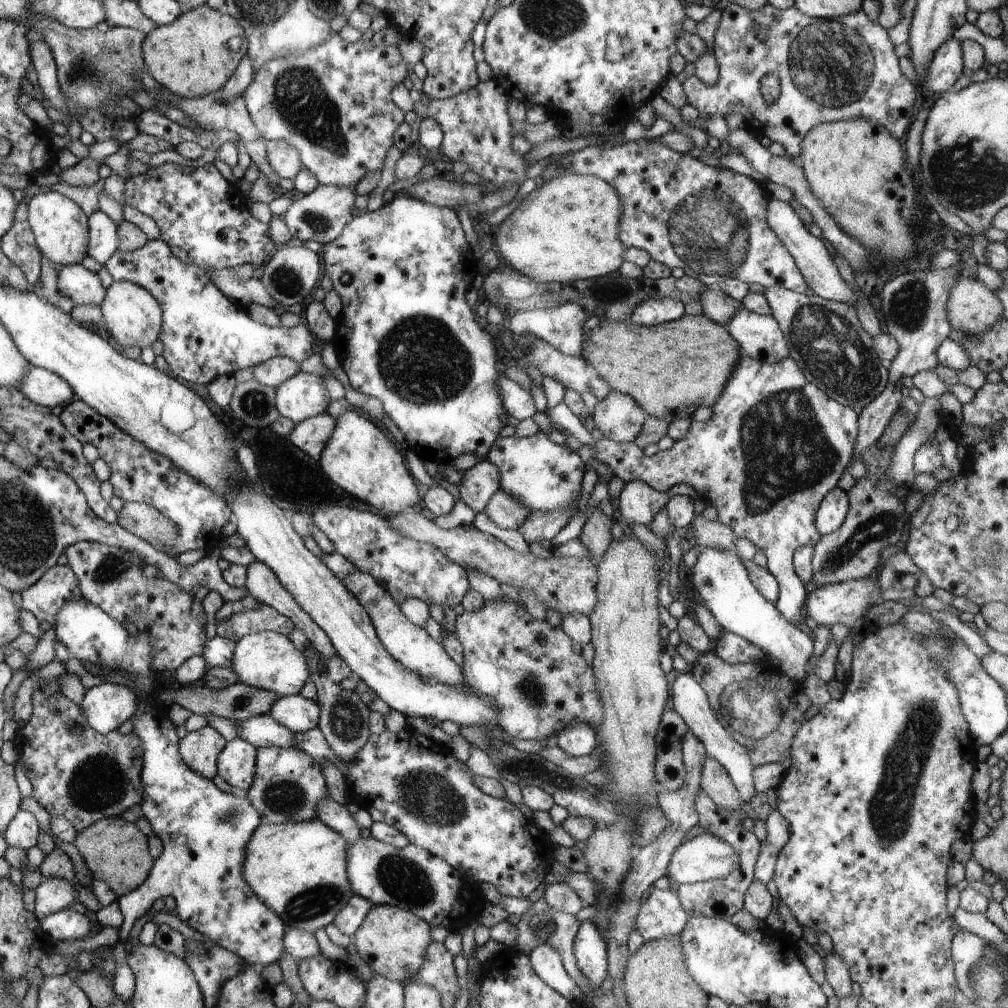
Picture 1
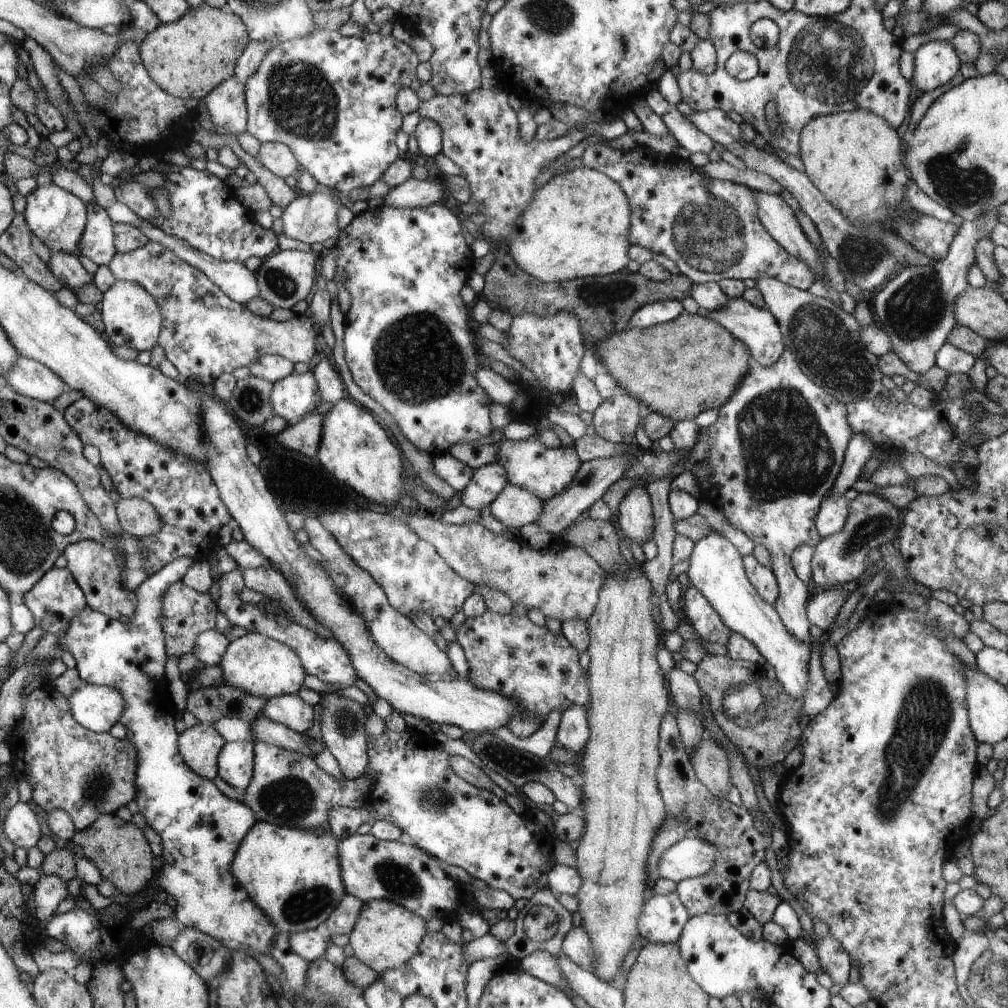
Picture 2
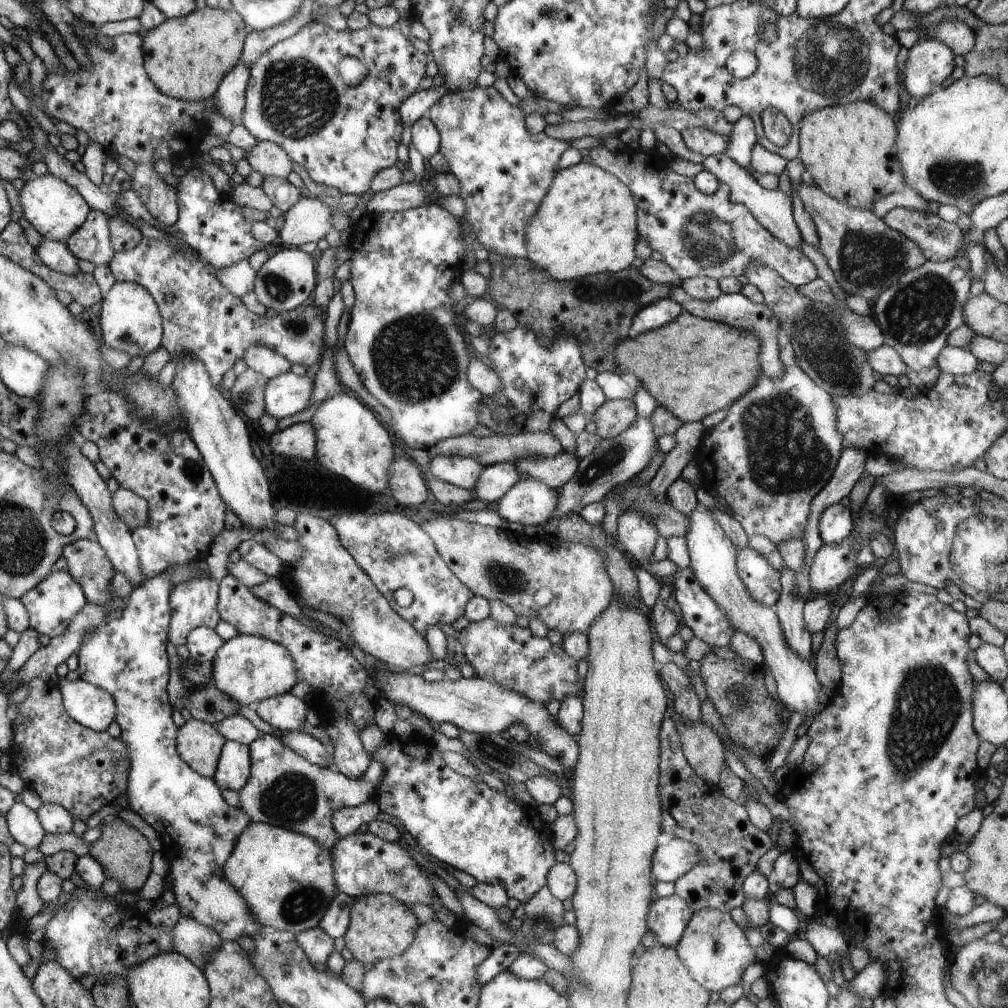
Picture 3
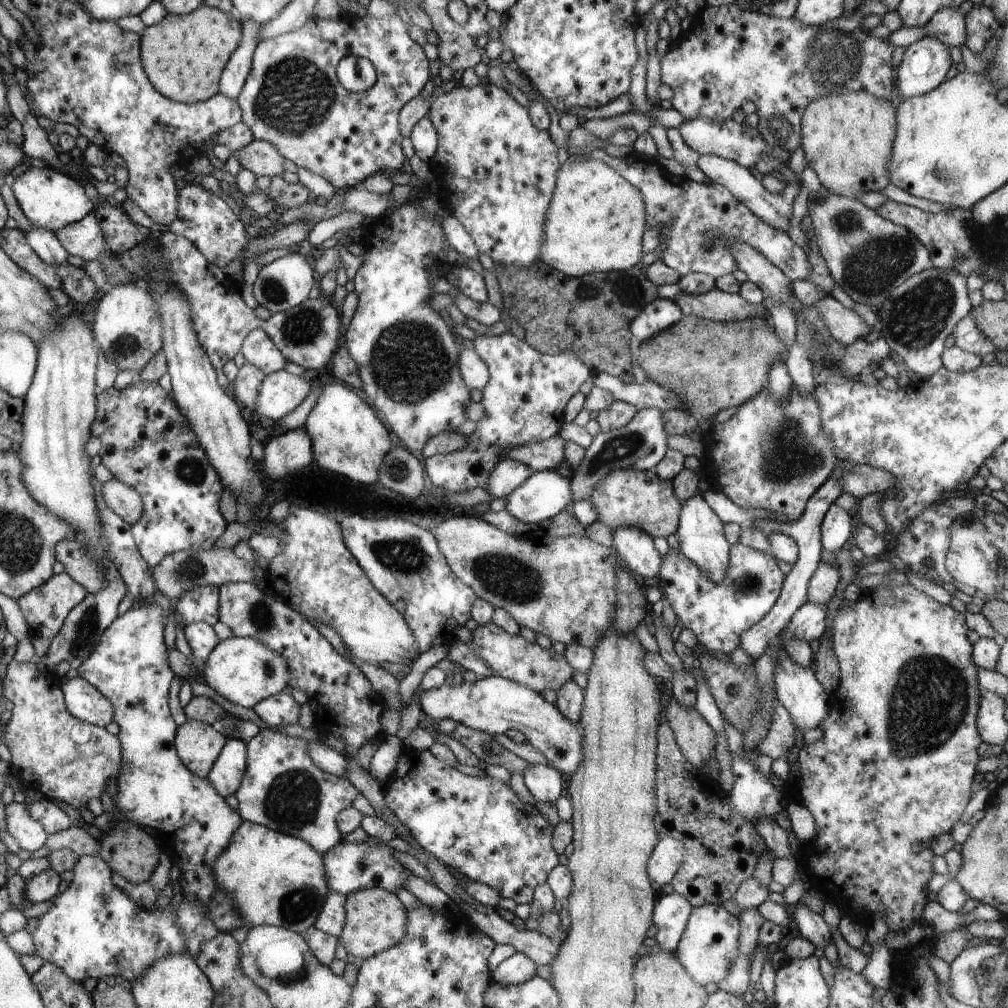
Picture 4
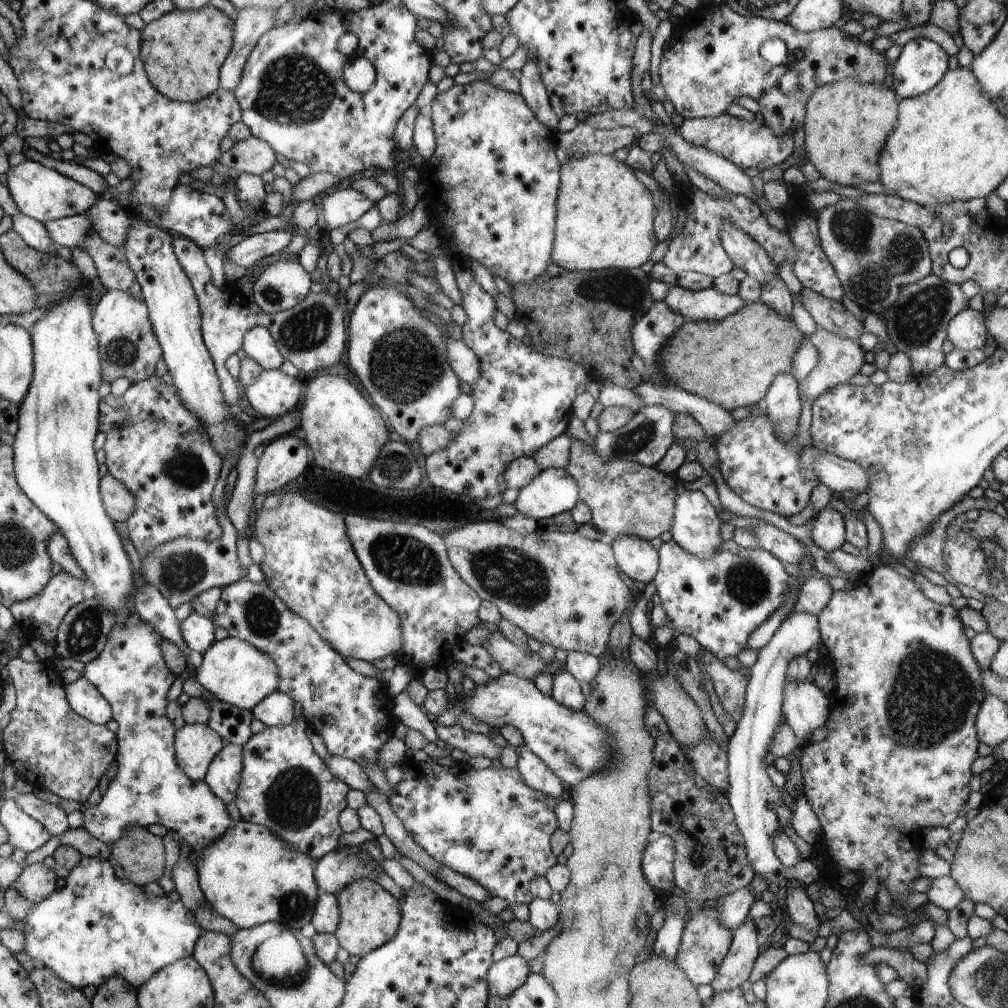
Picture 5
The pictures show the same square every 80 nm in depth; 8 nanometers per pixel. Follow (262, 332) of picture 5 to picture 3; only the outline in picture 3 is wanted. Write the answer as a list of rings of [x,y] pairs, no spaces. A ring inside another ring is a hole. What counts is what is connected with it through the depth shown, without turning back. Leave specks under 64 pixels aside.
[[[260,342],[250,344],[243,358],[249,368],[266,376],[266,379],[289,372],[292,366],[292,363],[284,359],[274,348],[264,346]]]

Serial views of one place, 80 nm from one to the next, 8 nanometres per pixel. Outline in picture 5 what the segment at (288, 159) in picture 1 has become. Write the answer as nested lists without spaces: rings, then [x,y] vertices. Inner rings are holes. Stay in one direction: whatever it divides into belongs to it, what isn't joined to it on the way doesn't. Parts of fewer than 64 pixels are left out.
[[[251,135],[245,140],[236,142],[217,162],[222,164],[226,172],[236,170],[239,173],[261,176],[268,170],[272,171],[277,162],[275,152],[268,142]]]

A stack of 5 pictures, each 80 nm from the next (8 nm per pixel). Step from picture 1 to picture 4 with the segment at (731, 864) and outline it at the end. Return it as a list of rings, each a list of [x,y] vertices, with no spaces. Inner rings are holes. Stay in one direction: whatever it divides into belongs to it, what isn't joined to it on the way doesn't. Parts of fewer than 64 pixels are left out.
[[[660,837],[649,859],[649,878],[662,888],[673,882],[683,863],[685,863],[685,846],[682,842],[673,837]]]

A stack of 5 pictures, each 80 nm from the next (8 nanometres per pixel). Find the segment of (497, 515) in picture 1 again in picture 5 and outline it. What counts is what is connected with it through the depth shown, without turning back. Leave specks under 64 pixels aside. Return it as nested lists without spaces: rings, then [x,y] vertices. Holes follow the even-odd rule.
[[[548,468],[518,492],[514,508],[517,513],[540,522],[569,513],[580,501],[580,486],[568,470]]]

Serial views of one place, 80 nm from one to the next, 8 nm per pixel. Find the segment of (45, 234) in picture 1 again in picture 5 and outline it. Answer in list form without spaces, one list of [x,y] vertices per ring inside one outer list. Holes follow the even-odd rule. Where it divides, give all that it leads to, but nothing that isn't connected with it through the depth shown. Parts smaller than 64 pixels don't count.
[[[28,159],[16,166],[10,166],[6,176],[7,188],[19,212],[23,216],[32,218],[40,223],[56,220],[56,218],[85,215],[86,210],[93,207],[98,198],[98,195],[92,192],[90,188],[82,186],[82,184],[60,174],[53,168],[48,168]]]

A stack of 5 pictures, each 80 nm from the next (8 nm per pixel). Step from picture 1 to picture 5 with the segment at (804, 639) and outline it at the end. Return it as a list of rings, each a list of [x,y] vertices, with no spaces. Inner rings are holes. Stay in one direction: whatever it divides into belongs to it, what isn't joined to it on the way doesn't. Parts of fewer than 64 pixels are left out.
[[[680,490],[676,494],[674,519],[670,533],[673,536],[673,542],[684,548],[686,552],[694,556],[702,556],[704,560],[708,556],[714,556],[714,552],[720,548],[722,538],[720,538],[720,527],[723,522],[716,514],[714,506],[710,500],[700,490]],[[810,678],[790,680],[784,686],[785,722],[791,728],[801,747],[812,744],[809,737],[814,730],[826,724],[832,705],[827,697]]]

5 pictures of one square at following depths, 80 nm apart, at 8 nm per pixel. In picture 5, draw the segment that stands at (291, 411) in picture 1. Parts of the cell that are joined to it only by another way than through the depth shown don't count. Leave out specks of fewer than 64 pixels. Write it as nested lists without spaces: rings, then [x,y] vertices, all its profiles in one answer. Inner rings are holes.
[[[264,369],[256,376],[254,384],[244,388],[244,392],[262,418],[278,419],[301,403],[305,383],[302,378],[290,377],[281,369]]]

